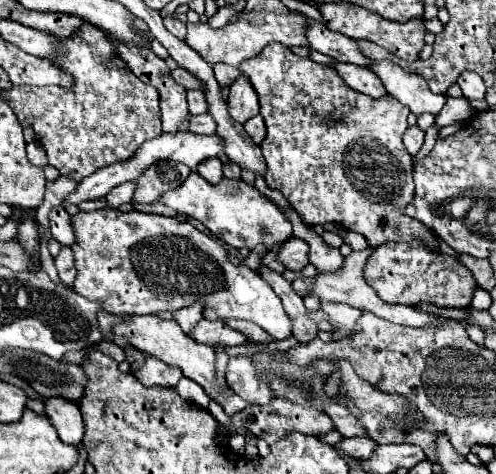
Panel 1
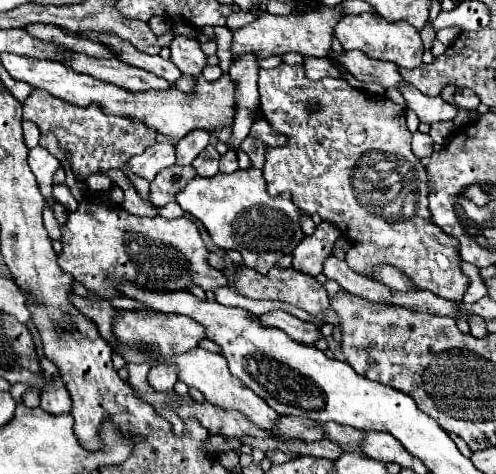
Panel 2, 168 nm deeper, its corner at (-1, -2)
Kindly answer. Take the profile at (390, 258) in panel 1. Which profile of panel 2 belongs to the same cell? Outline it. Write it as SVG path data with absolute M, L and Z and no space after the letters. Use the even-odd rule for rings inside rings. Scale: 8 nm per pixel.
M380 266L374 270L374 280L390 286L392 290L414 290L414 284L410 278L406 278L402 272L394 270L392 266Z

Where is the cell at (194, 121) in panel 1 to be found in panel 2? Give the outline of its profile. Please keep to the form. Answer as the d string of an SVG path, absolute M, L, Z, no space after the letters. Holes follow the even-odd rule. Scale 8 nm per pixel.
M196 130L194 134L188 134L188 138L180 140L176 144L176 164L180 166L188 166L194 162L194 158L206 148L206 144L210 144L210 134Z

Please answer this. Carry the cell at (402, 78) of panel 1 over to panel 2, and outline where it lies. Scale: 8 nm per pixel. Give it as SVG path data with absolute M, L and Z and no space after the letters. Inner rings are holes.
M410 84L400 86L400 90L406 98L406 106L418 114L420 122L434 124L434 122L454 120L454 116L458 114L458 108L454 104L444 102L440 96L436 96L436 98L426 96L420 90L414 90L414 86L410 86Z

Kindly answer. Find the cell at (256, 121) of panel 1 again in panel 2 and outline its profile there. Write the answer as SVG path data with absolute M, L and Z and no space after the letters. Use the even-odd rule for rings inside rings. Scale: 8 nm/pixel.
M256 120L254 122L254 126L252 126L252 130L250 130L250 134L252 136L256 136L256 138L260 138L266 146L270 146L270 148L274 148L274 146L284 146L286 142L288 142L288 138L286 136L282 136L282 134L278 134L278 132L274 132L272 130L272 126L266 122L266 120Z

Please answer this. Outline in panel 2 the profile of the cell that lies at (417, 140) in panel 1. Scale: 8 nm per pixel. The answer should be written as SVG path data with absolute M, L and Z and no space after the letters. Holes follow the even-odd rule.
M416 132L416 134L412 136L412 152L416 154L418 160L426 162L426 160L430 158L432 150L434 150L434 142L432 142L432 138L430 138L428 134Z

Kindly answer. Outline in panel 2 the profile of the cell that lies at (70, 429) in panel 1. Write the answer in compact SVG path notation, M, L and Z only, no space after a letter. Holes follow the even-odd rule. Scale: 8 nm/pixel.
M54 376L54 380L42 390L42 410L50 412L50 414L66 414L70 412L70 394L64 386L64 382Z

